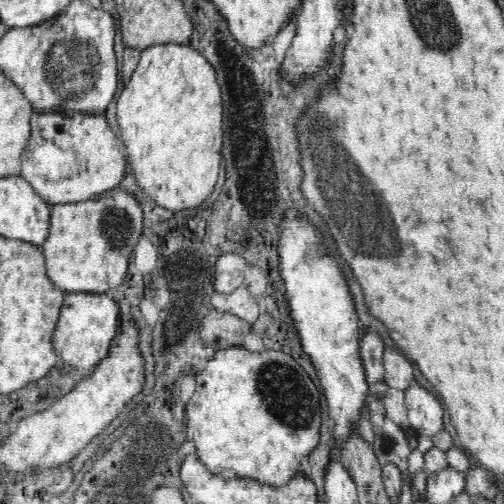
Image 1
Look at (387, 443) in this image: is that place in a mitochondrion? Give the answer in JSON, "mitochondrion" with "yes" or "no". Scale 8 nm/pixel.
{"mitochondrion":"yes"}

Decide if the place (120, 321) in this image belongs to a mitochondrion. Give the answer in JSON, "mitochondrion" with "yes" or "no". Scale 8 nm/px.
{"mitochondrion":"no"}

